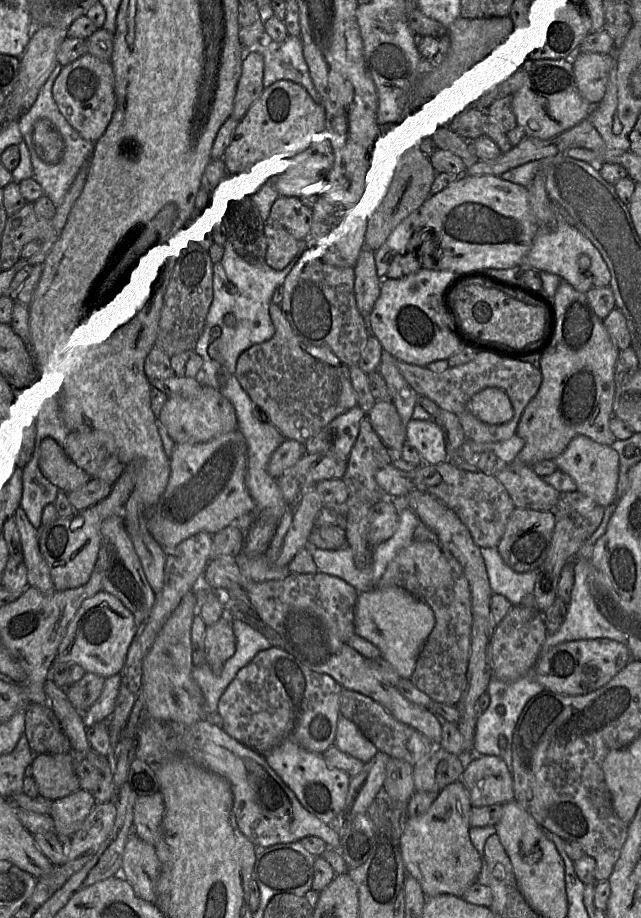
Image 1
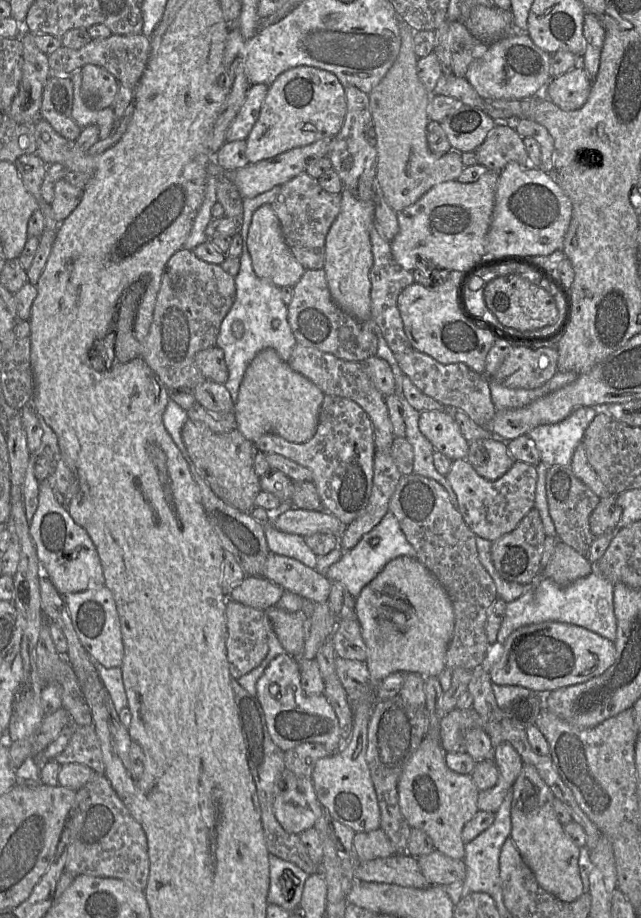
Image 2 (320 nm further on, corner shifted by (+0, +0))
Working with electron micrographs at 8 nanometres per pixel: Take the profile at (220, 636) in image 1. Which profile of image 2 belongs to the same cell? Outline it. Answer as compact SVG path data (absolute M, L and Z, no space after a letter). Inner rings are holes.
M246 576L228 594L228 600L266 611L276 605L285 590L261 576Z

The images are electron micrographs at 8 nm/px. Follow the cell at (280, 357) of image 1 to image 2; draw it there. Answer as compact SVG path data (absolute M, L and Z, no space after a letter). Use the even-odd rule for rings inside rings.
M297 343L287 360L296 372L313 382L325 395L347 398L357 403L368 415L374 435L375 451L390 452L395 438L383 394L361 370L358 362L339 359L332 354Z

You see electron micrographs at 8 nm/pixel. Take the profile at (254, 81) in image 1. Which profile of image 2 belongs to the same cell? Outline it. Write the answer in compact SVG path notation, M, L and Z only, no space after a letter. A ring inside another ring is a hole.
M264 84L249 86L245 101L226 132L226 142L245 141L247 139L259 118L268 88Z

